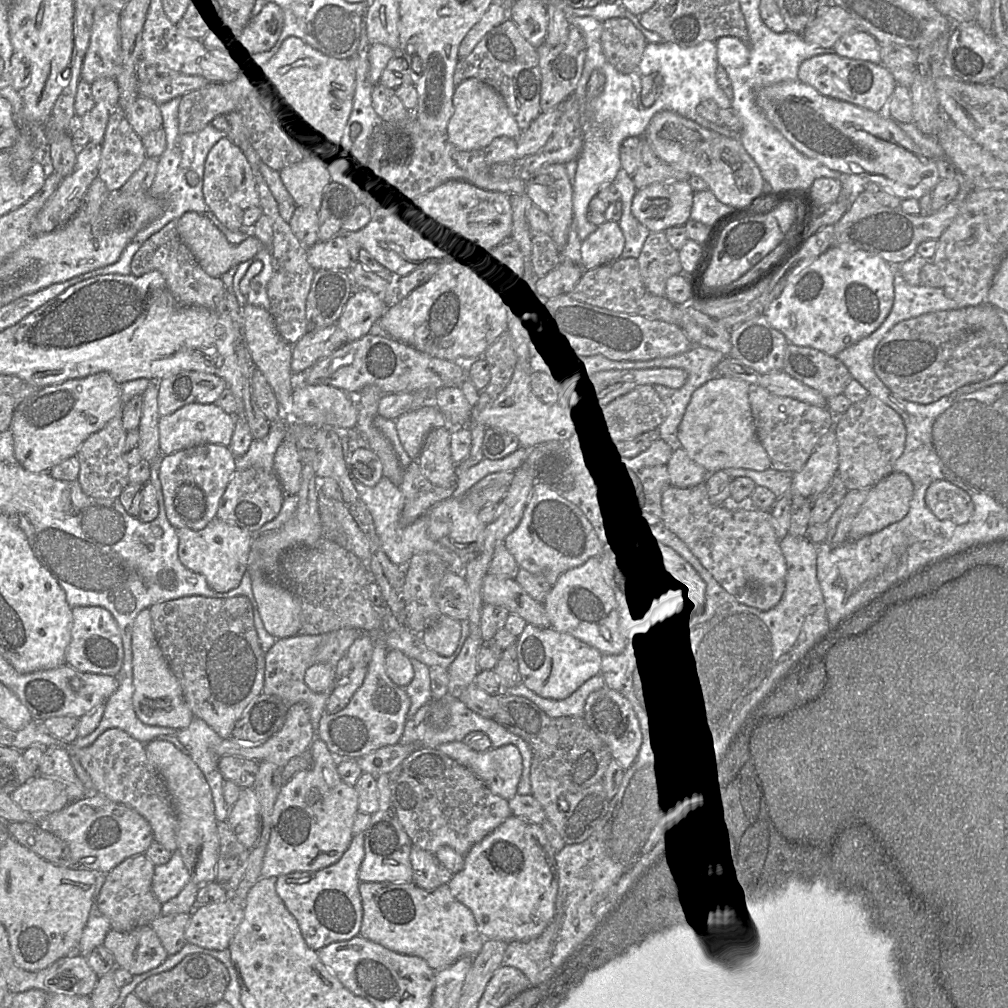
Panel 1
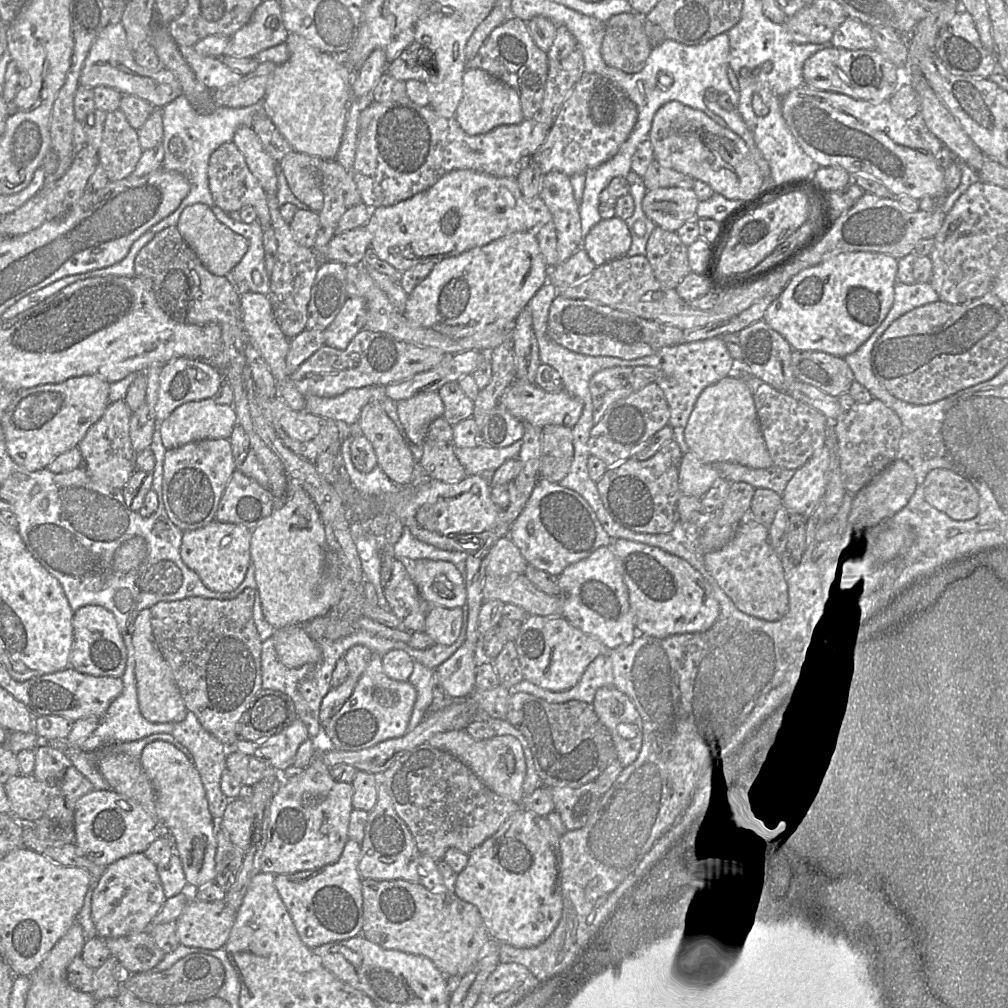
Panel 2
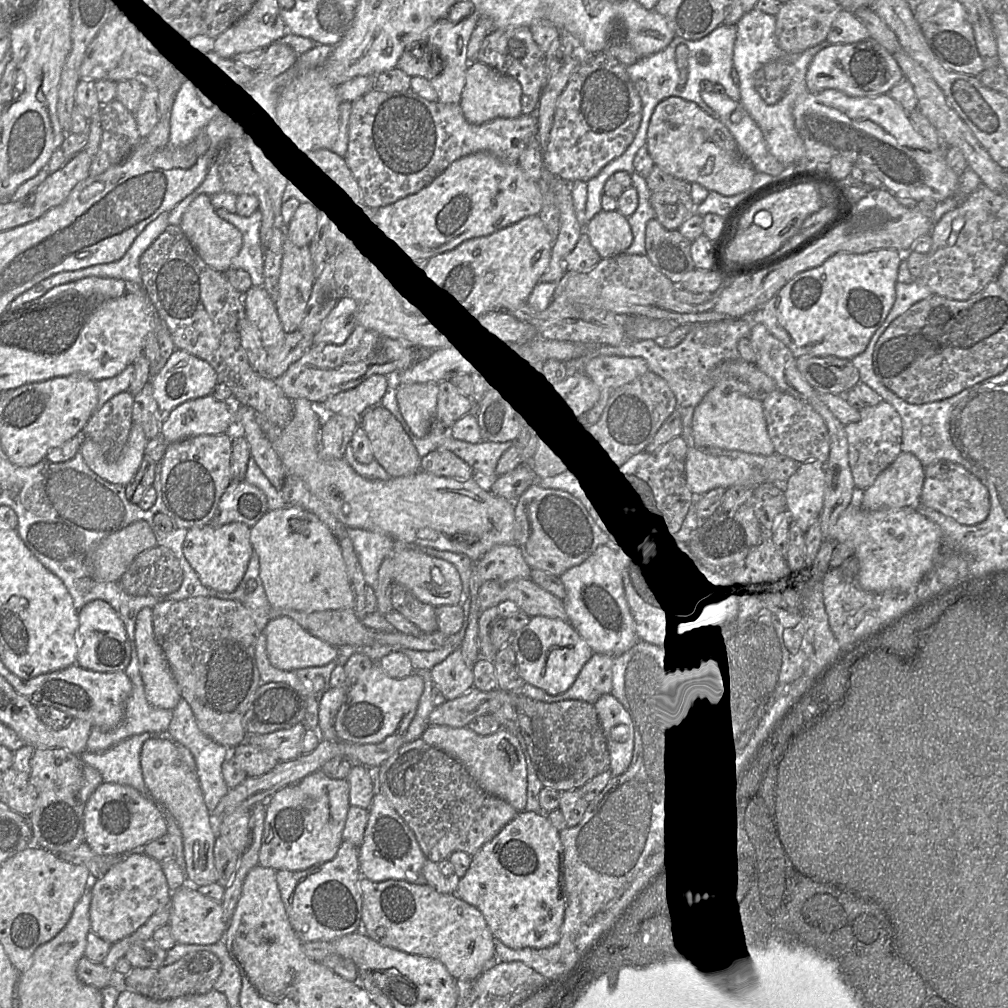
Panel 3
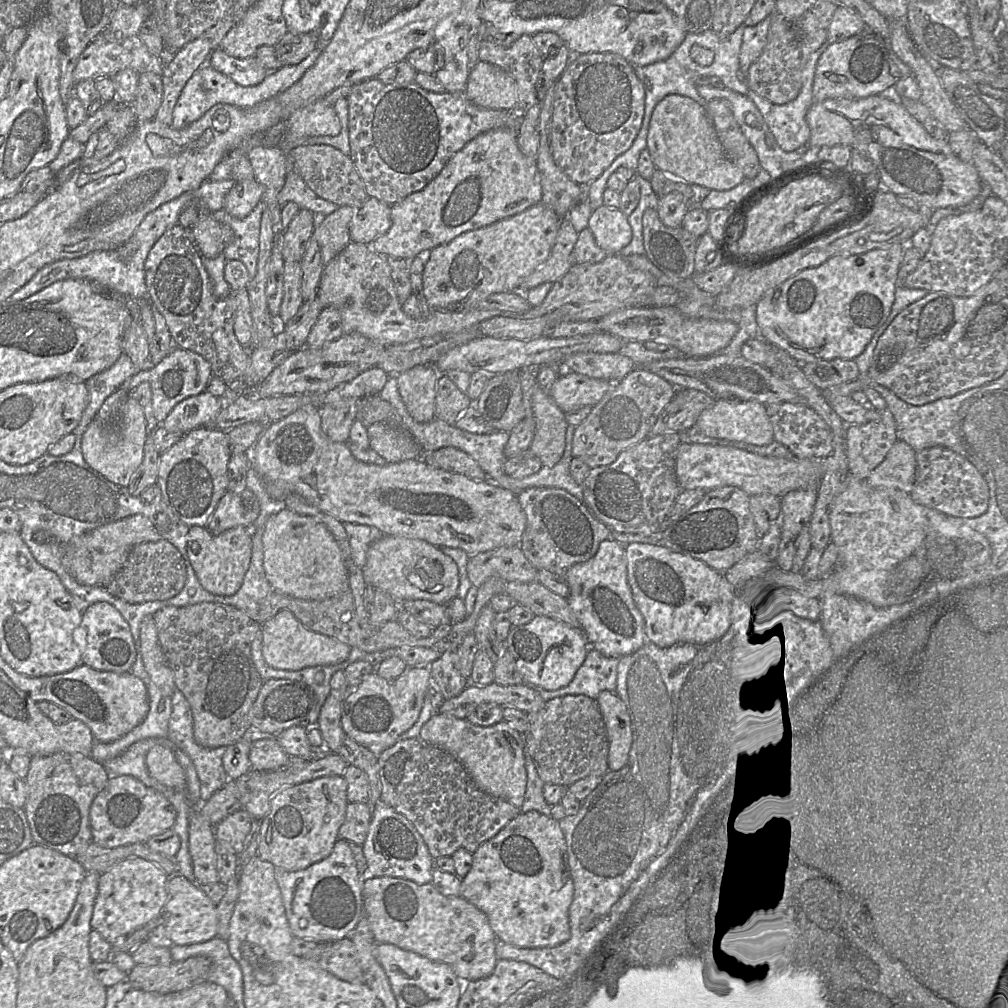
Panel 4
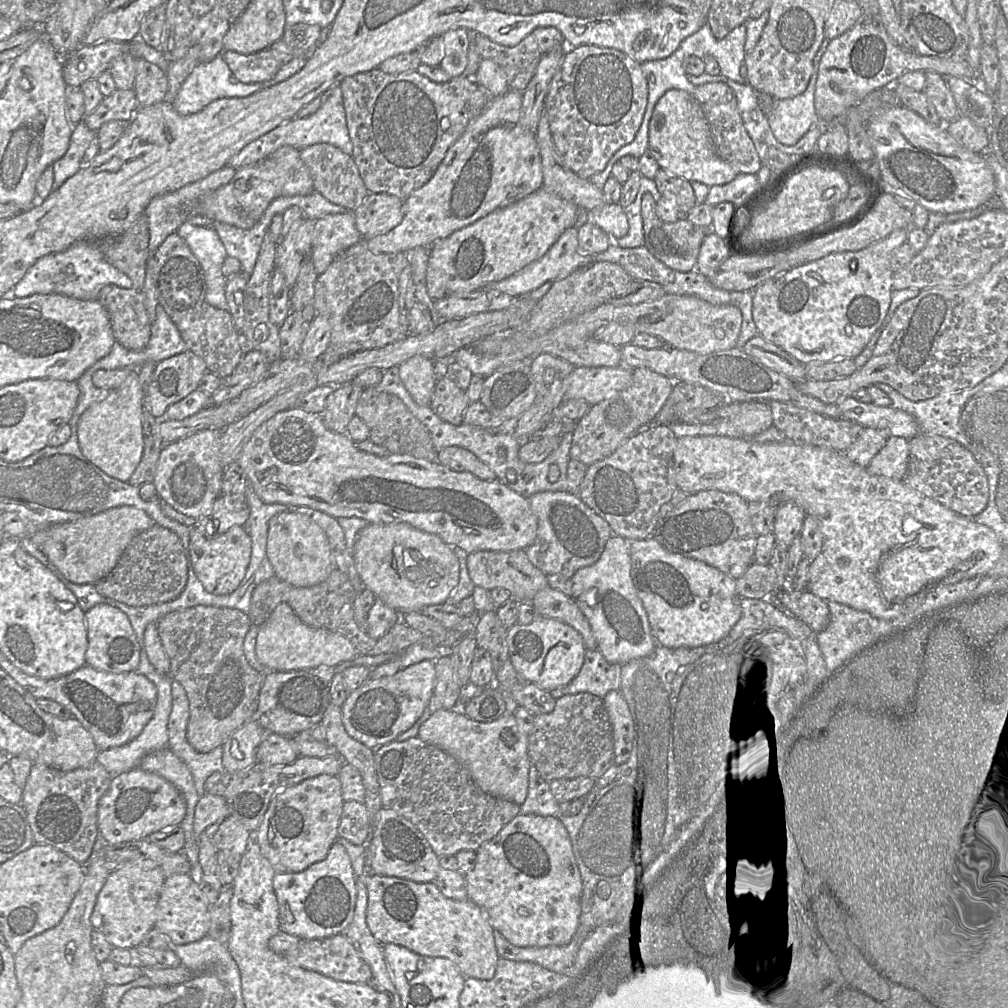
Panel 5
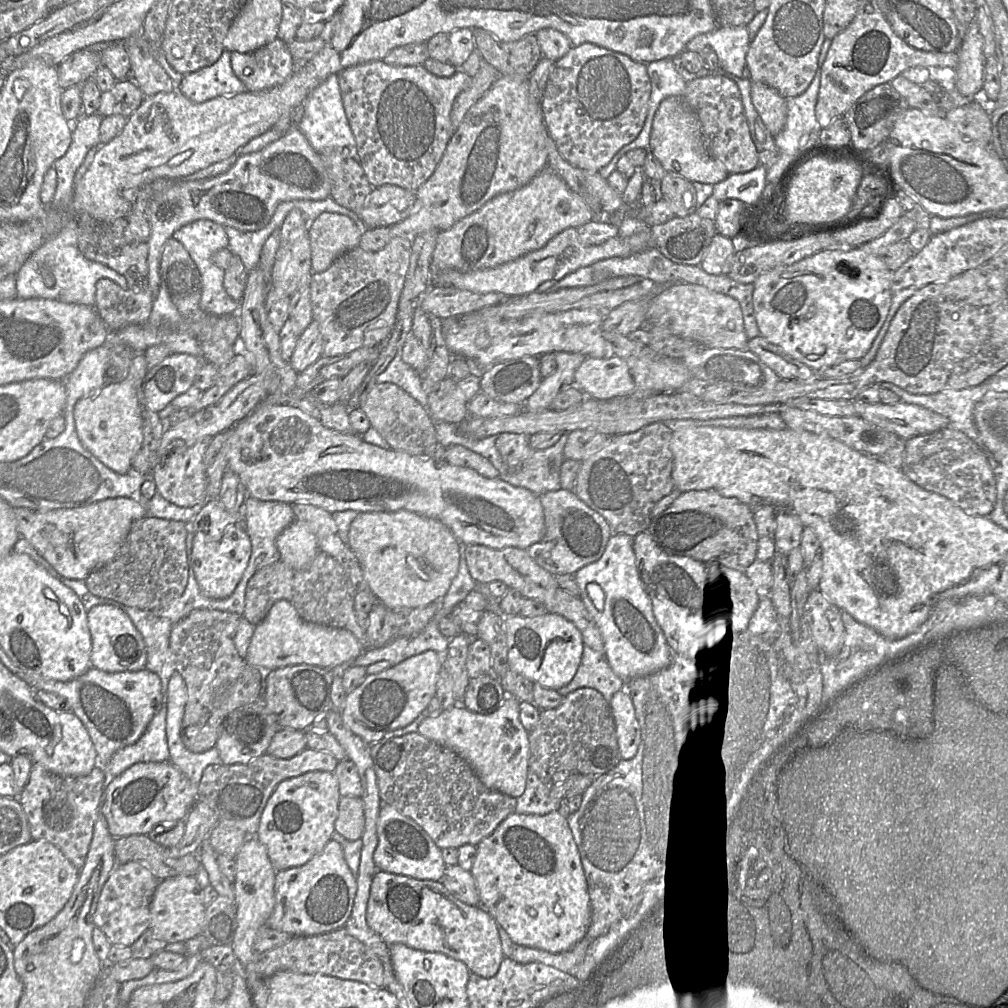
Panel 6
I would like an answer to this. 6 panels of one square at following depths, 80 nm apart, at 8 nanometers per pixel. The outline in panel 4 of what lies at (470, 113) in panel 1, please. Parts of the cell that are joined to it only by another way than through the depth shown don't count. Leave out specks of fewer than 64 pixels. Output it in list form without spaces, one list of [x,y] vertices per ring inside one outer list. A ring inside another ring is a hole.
[[[478,61],[470,68],[466,97],[475,105],[494,109],[518,108],[518,89],[515,79],[491,63]]]

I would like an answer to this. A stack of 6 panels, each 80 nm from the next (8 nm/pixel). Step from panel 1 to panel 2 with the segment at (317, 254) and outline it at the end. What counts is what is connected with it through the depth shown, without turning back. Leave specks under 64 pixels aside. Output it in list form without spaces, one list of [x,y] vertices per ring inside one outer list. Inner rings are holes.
[[[365,225],[335,234],[324,249],[322,260],[336,261],[344,266],[361,264],[371,240],[372,235]]]

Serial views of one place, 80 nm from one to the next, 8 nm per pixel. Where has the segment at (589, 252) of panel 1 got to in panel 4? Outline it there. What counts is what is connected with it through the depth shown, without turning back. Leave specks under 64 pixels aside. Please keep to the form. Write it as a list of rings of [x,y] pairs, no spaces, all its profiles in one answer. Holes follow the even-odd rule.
[[[601,205],[592,211],[587,227],[592,231],[597,245],[609,255],[618,254],[632,240],[632,229],[628,217],[619,208]]]

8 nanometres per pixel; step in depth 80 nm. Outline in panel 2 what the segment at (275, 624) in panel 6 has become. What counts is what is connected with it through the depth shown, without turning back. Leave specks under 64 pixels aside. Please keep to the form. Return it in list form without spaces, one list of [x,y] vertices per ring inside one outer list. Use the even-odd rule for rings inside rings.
[[[301,625],[275,629],[272,637],[277,657],[286,667],[296,668],[308,663],[317,663],[322,658],[320,646]]]

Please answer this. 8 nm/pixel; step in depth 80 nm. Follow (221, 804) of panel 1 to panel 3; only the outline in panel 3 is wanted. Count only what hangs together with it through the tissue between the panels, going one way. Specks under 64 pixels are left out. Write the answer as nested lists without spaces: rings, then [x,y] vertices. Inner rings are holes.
[[[182,697],[173,709],[168,733],[192,753],[196,762],[196,774],[203,792],[204,801],[211,813],[229,790],[222,774],[222,764],[227,754],[227,747],[214,742],[199,729],[191,707]]]

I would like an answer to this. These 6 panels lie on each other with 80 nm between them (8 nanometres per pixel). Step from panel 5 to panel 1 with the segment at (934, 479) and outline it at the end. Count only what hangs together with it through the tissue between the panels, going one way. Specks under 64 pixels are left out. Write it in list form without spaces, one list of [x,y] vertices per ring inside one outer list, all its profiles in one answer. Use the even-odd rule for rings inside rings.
[[[937,480],[929,485],[925,503],[937,518],[955,524],[966,523],[974,508],[966,491],[945,480]]]

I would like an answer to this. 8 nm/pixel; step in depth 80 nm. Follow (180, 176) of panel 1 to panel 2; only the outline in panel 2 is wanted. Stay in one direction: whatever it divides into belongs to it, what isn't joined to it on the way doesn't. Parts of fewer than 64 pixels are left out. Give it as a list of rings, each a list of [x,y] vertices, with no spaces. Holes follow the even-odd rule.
[[[182,94],[161,108],[164,128],[164,158],[162,169],[176,171],[184,175],[190,183],[190,191],[178,208],[167,217],[153,225],[149,230],[157,233],[169,226],[176,226],[183,210],[193,204],[203,203],[209,208],[216,206],[208,183],[208,166],[213,152],[224,143],[233,141],[236,130],[250,126],[254,115],[263,109],[262,101],[256,104],[230,108],[216,105],[209,115],[199,114],[186,95]]]

